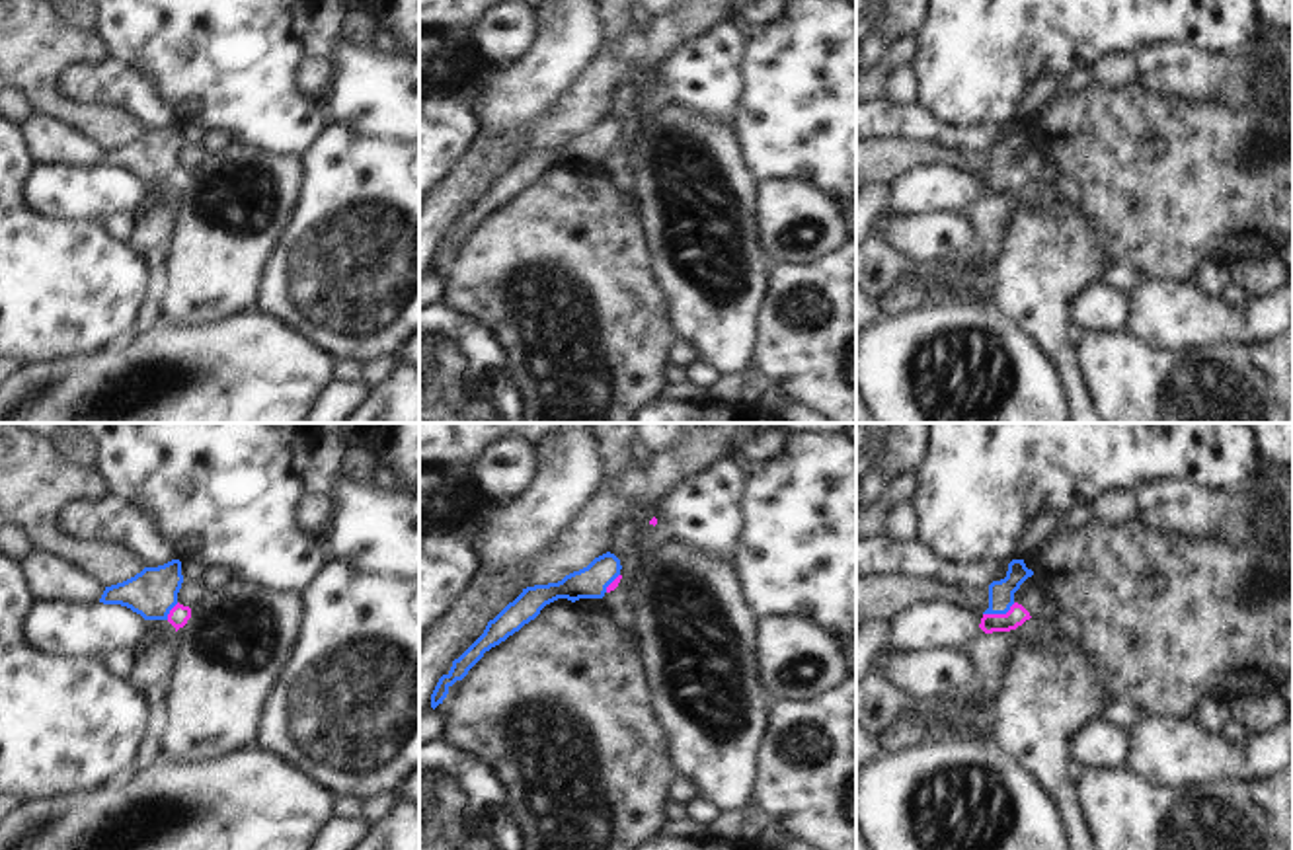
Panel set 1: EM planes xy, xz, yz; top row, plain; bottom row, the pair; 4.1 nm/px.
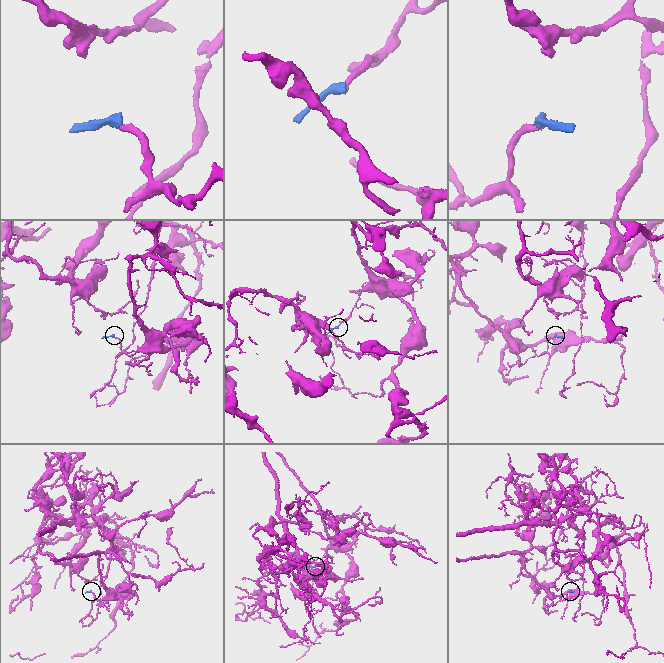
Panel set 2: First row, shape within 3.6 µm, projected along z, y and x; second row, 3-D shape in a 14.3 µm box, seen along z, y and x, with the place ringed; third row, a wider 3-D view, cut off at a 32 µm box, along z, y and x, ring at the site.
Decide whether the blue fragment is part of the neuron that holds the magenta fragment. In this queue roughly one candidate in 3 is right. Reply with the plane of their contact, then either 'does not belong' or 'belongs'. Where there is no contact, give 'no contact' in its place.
yz | belongs

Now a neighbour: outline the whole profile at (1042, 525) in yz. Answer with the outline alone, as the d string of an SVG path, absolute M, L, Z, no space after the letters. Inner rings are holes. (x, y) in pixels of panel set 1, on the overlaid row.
M1043 509L1032 519L1022 536L1022 560L1030 560L1034 550L1051 534L1065 513Z

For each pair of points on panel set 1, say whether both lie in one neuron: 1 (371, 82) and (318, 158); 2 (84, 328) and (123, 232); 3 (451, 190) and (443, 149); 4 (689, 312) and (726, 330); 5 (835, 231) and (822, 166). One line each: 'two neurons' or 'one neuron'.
1: two neurons
2: two neurons
3: two neurons
4: one neuron
5: two neurons

